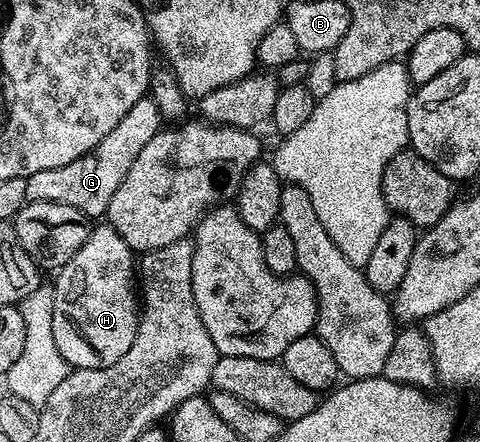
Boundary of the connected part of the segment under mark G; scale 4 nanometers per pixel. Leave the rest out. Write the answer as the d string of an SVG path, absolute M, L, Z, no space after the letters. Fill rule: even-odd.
M145 98L134 102L130 111L92 152L82 158L70 162L66 166L54 166L54 170L38 170L38 174L26 179L26 198L34 202L62 202L66 206L74 206L85 212L90 218L103 217L110 206L110 198L114 198L114 190L126 178L130 166L134 166L134 158L145 148L146 142L154 138L154 134L162 131L162 117L155 99Z

